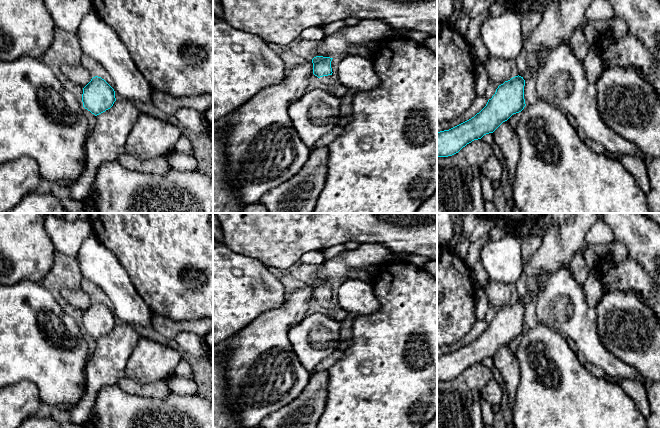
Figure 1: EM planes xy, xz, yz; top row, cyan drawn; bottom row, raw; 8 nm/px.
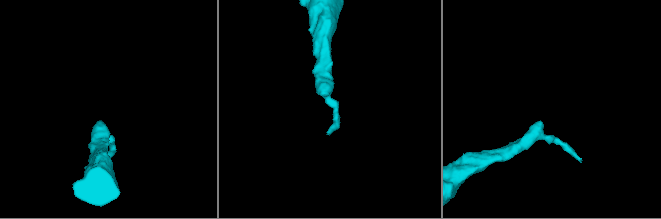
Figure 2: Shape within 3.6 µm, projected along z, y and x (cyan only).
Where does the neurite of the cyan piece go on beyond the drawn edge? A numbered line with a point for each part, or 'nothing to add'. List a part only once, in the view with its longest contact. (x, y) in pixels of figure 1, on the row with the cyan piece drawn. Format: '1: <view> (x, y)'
1: xz (338, 90)

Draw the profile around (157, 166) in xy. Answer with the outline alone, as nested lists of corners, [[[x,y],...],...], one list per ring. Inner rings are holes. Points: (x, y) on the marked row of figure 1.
[[[125,152],[121,154],[116,161],[128,170],[143,174],[165,175],[171,169],[167,156],[143,160]]]

